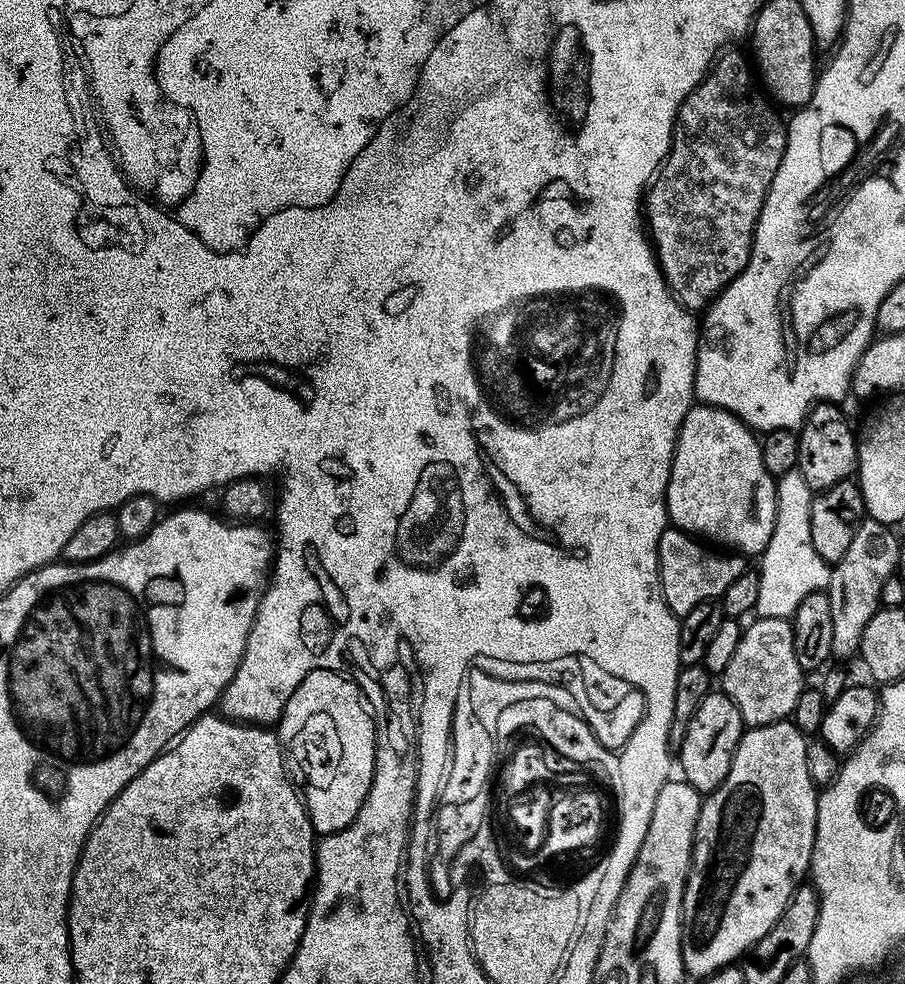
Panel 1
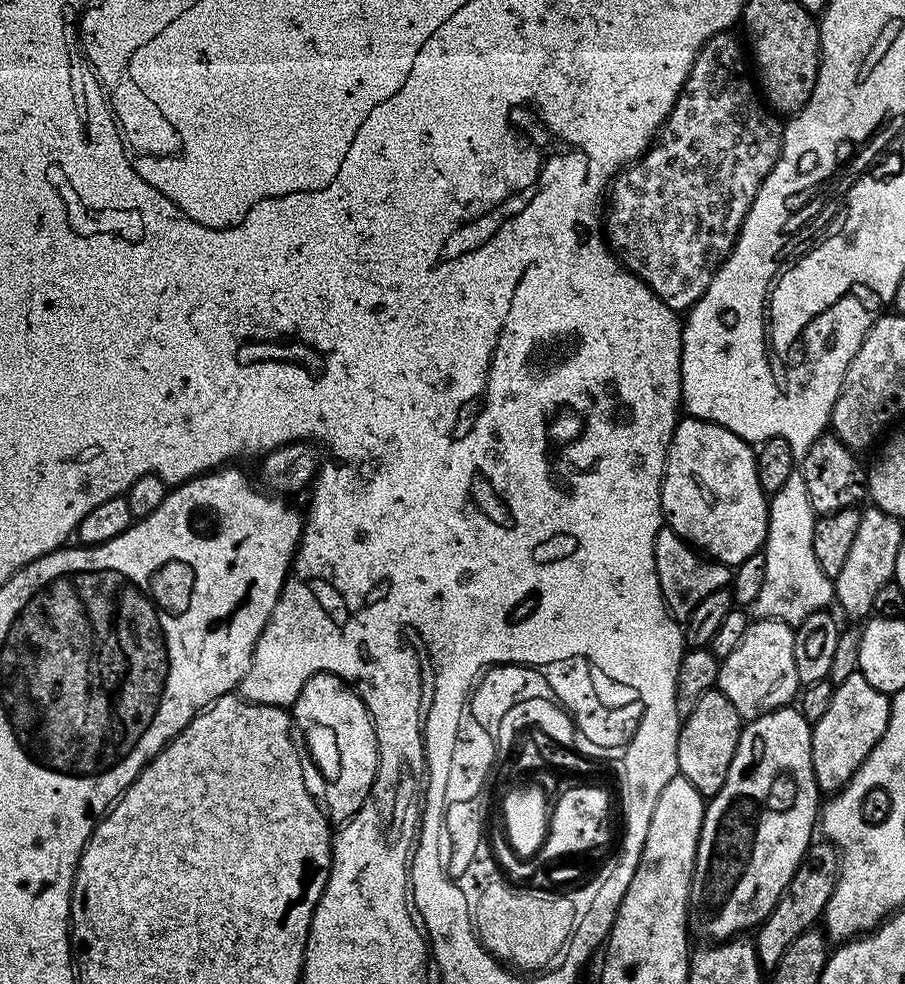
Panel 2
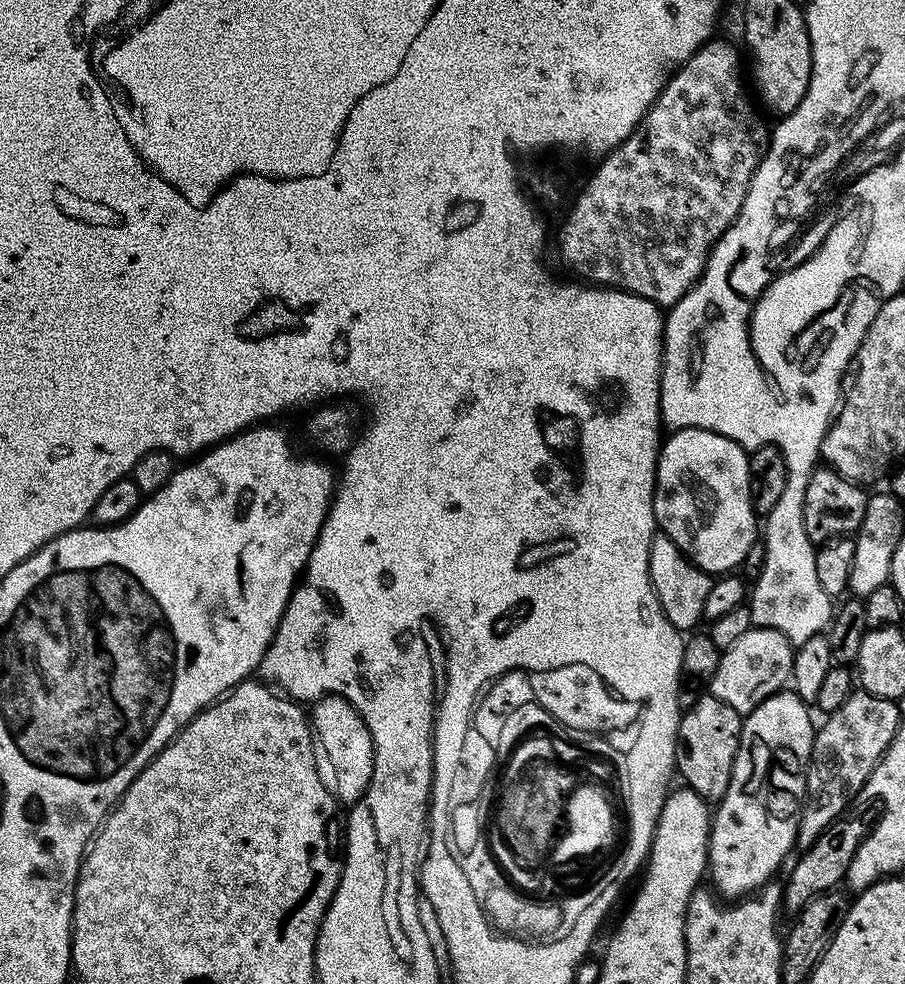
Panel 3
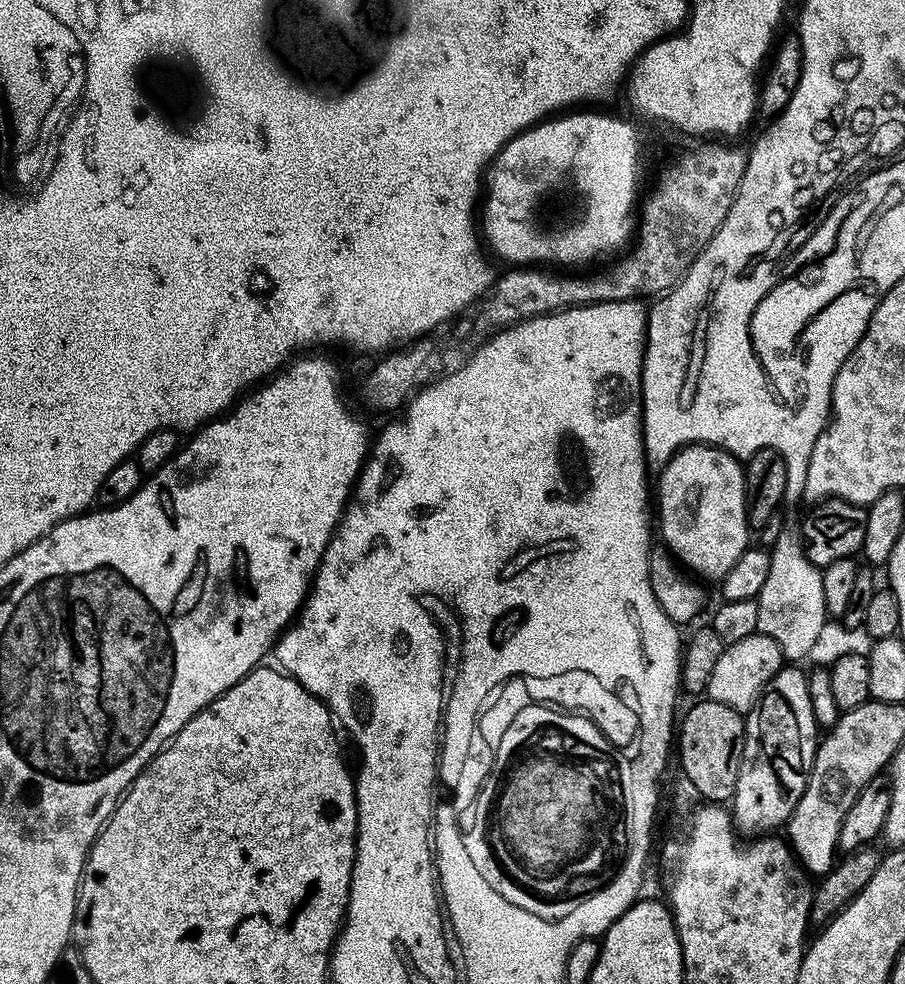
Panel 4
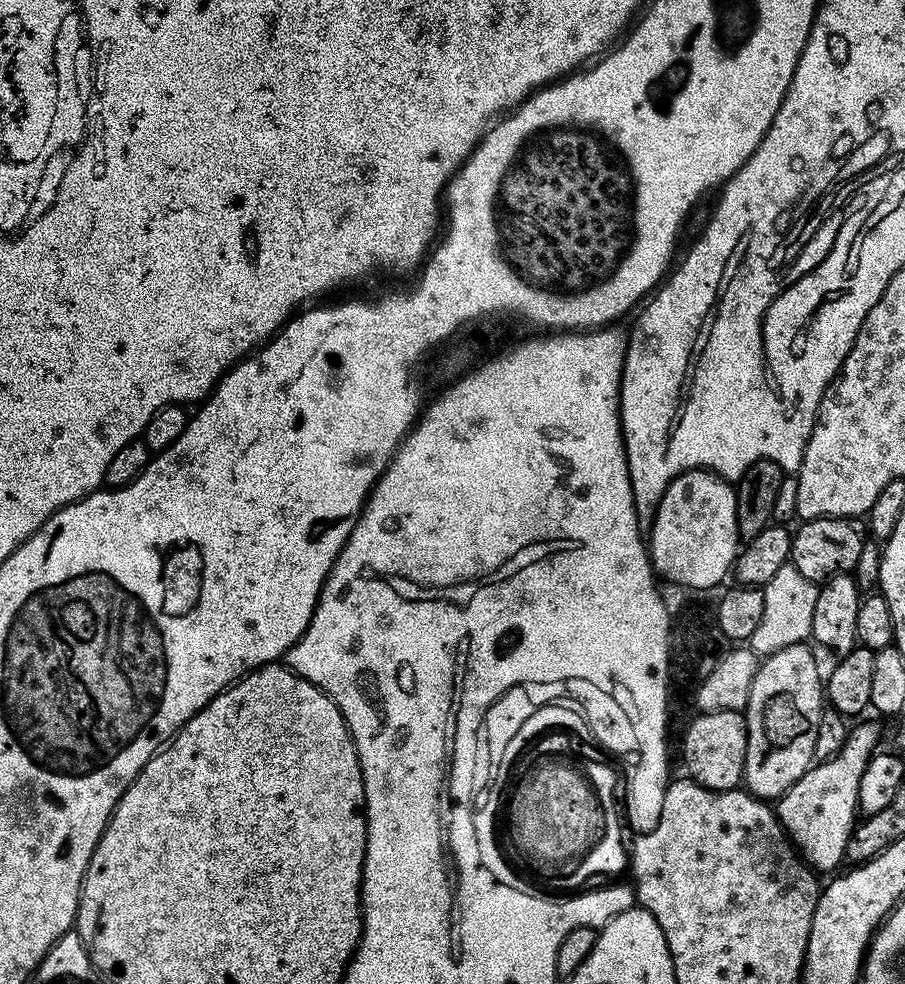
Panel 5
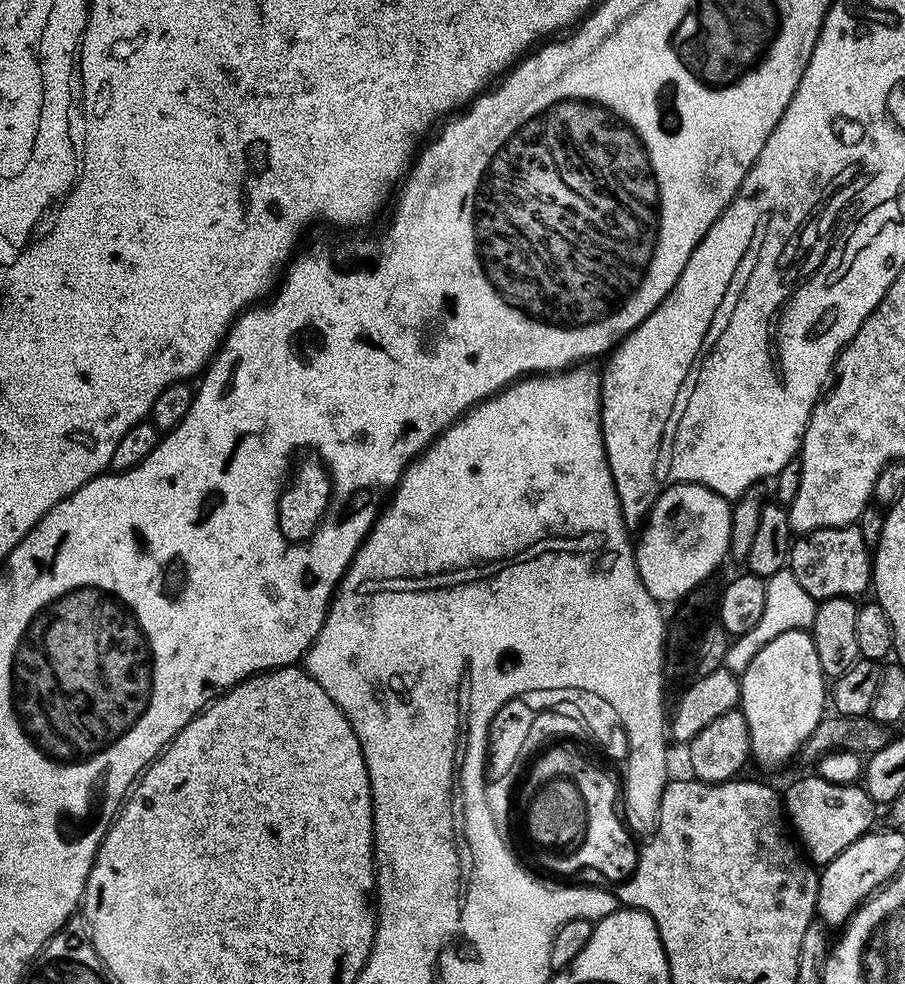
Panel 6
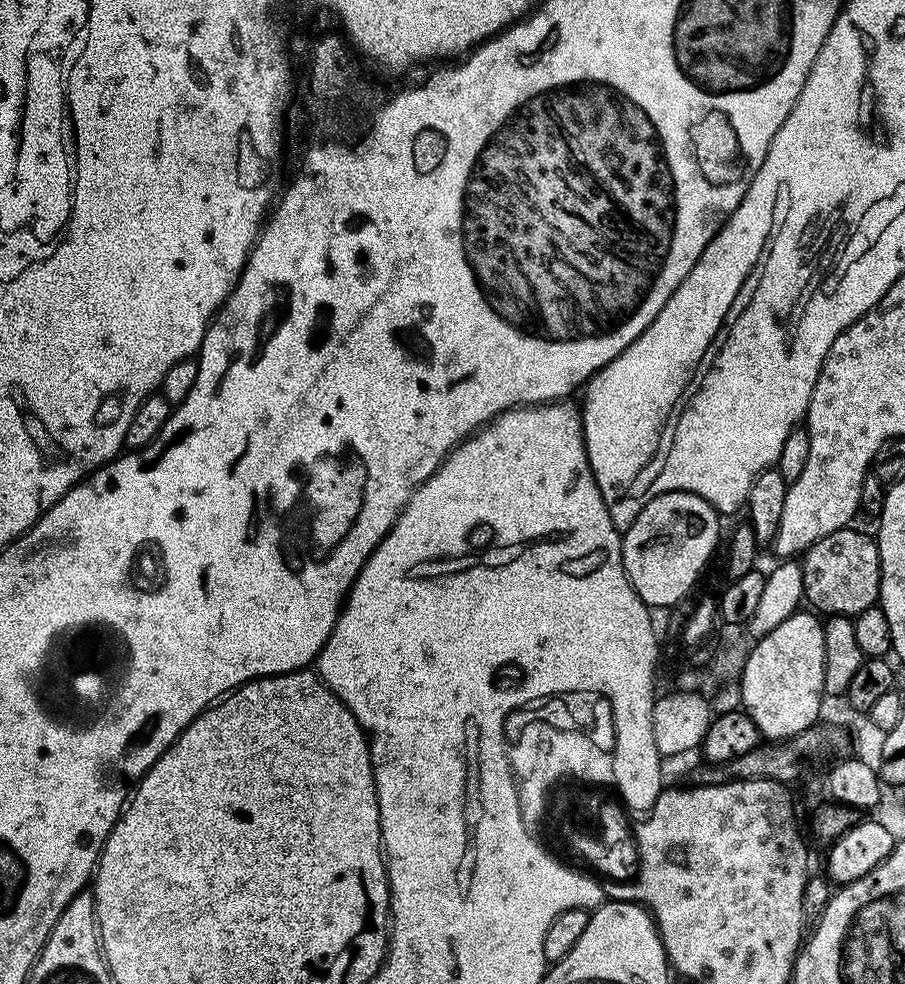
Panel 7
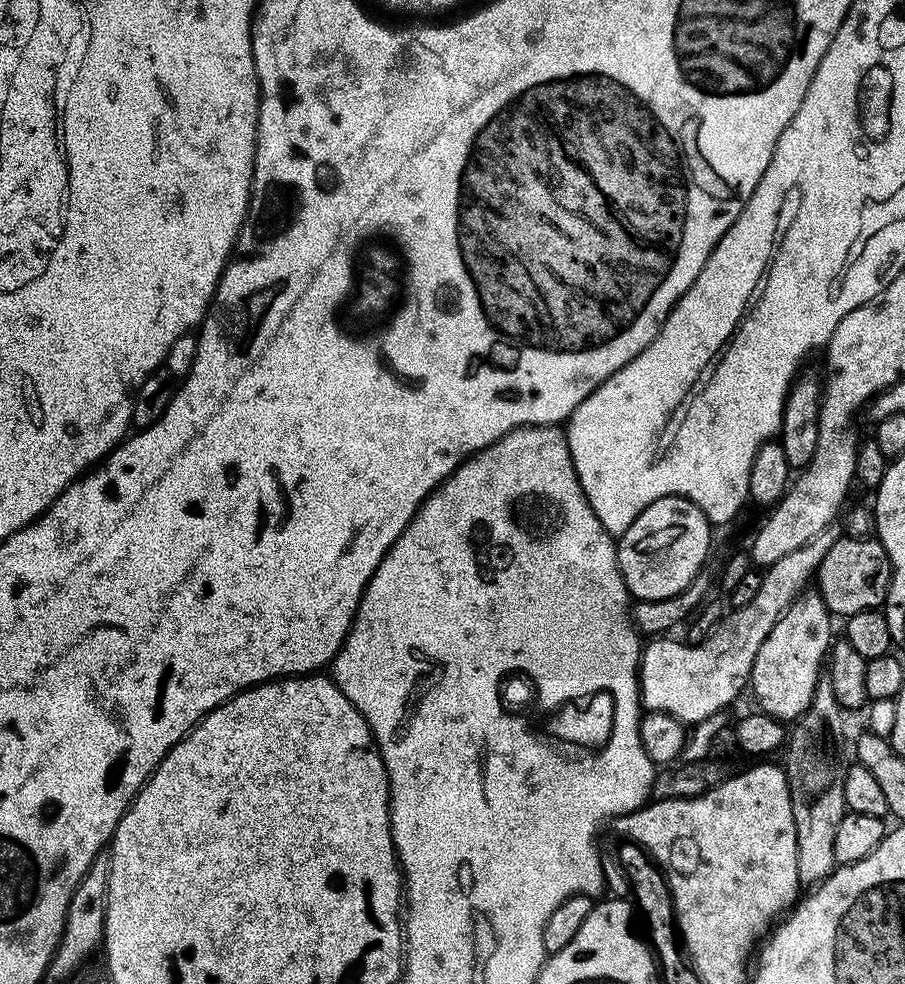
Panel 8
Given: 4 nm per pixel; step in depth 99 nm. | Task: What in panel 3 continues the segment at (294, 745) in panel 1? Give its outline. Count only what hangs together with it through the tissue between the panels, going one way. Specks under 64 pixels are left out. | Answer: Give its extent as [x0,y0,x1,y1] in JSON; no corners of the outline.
[310,695,374,806]

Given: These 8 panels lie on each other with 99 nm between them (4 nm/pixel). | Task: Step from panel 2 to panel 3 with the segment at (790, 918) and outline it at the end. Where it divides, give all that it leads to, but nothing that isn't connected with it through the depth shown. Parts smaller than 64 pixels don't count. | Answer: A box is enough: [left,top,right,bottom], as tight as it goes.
[783,818,866,914]

